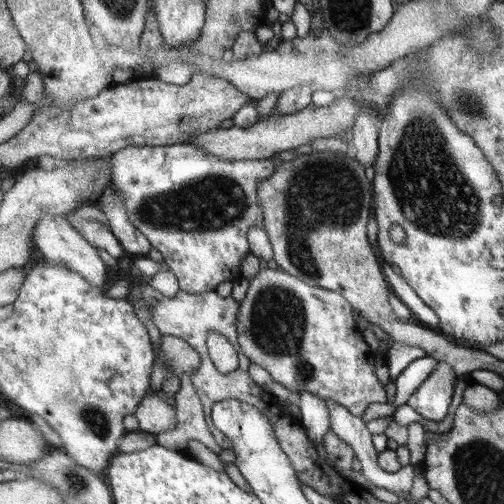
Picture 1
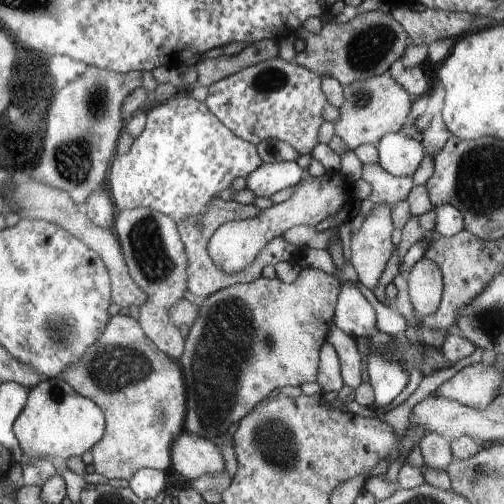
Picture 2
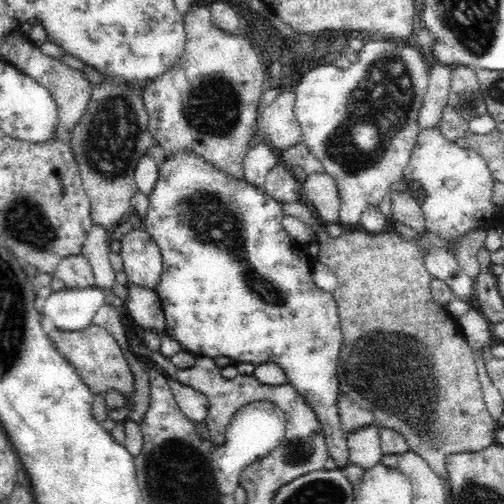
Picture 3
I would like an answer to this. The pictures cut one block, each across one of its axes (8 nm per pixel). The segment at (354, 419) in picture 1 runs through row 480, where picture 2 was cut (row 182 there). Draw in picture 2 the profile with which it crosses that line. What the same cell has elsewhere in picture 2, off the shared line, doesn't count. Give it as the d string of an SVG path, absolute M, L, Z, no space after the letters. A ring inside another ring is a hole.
M363 162L363 170L361 170L361 178L371 186L371 194L367 200L371 200L375 206L389 206L391 210L403 202L409 194L409 190L413 188L411 184L411 176L401 176L395 178L391 174L387 174L379 162L369 164Z

